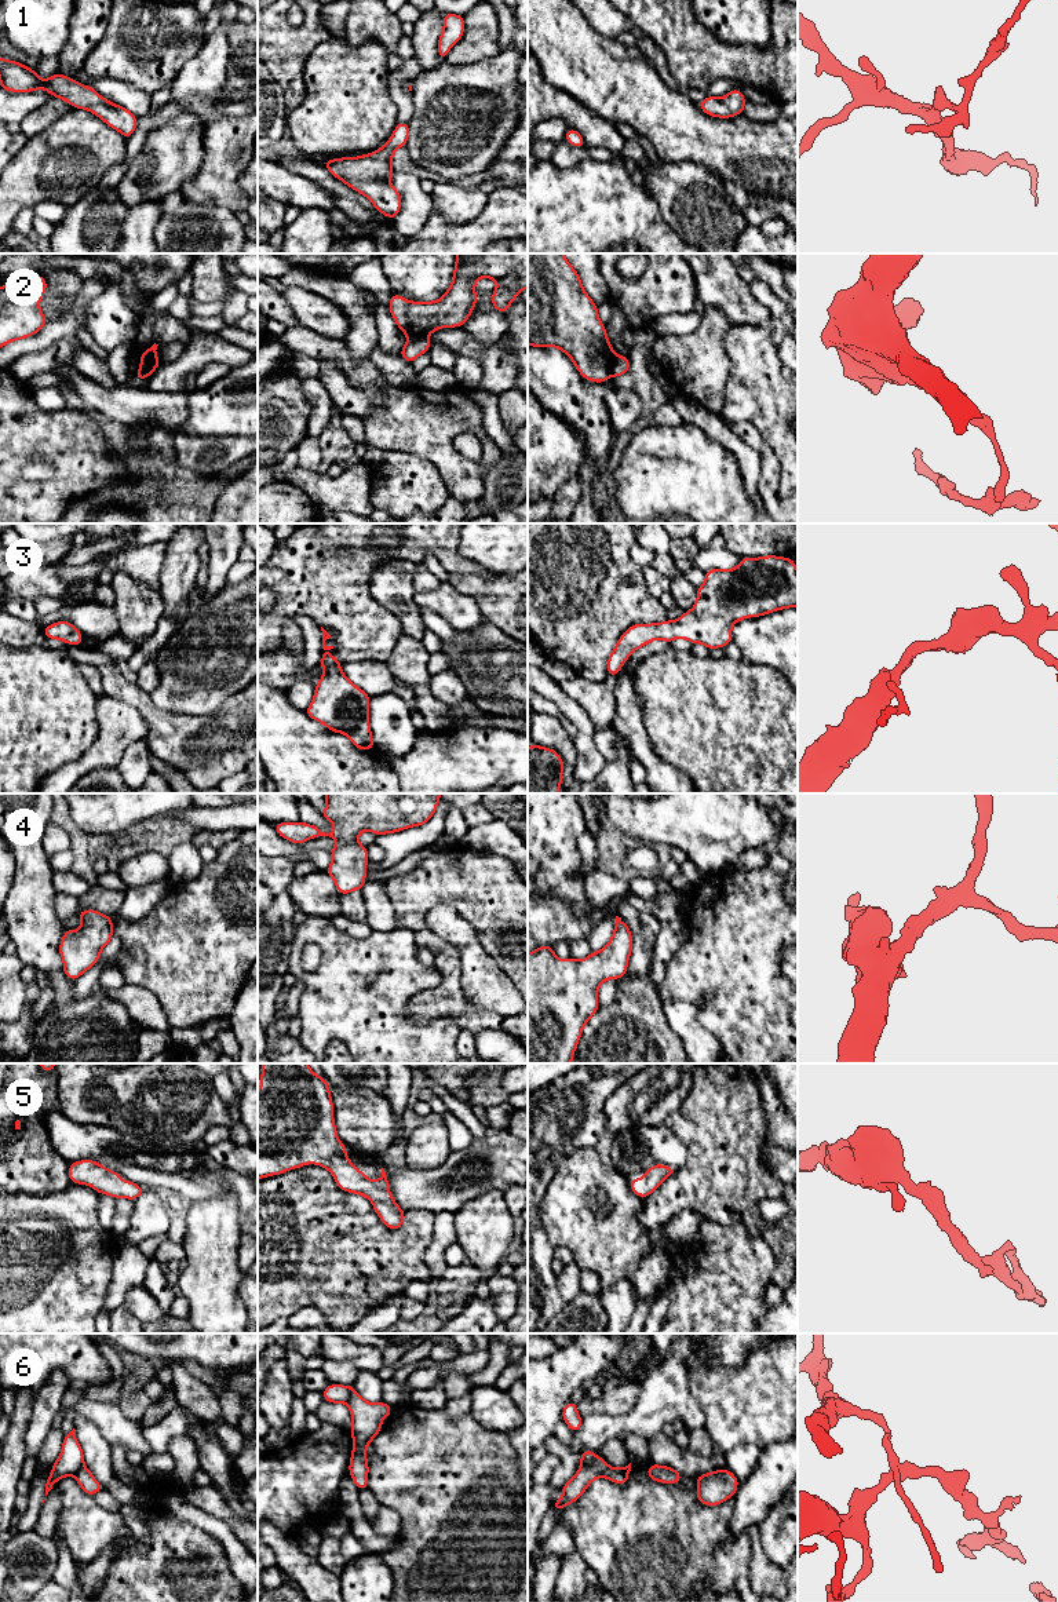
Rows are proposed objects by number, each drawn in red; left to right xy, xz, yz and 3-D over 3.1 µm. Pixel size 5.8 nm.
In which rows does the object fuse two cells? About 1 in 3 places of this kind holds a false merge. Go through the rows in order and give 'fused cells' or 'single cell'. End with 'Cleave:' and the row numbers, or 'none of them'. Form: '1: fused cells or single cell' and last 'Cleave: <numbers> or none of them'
1: single cell
2: fused cells
3: single cell
4: single cell
5: single cell
6: fused cells
Cleave: 2, 6

